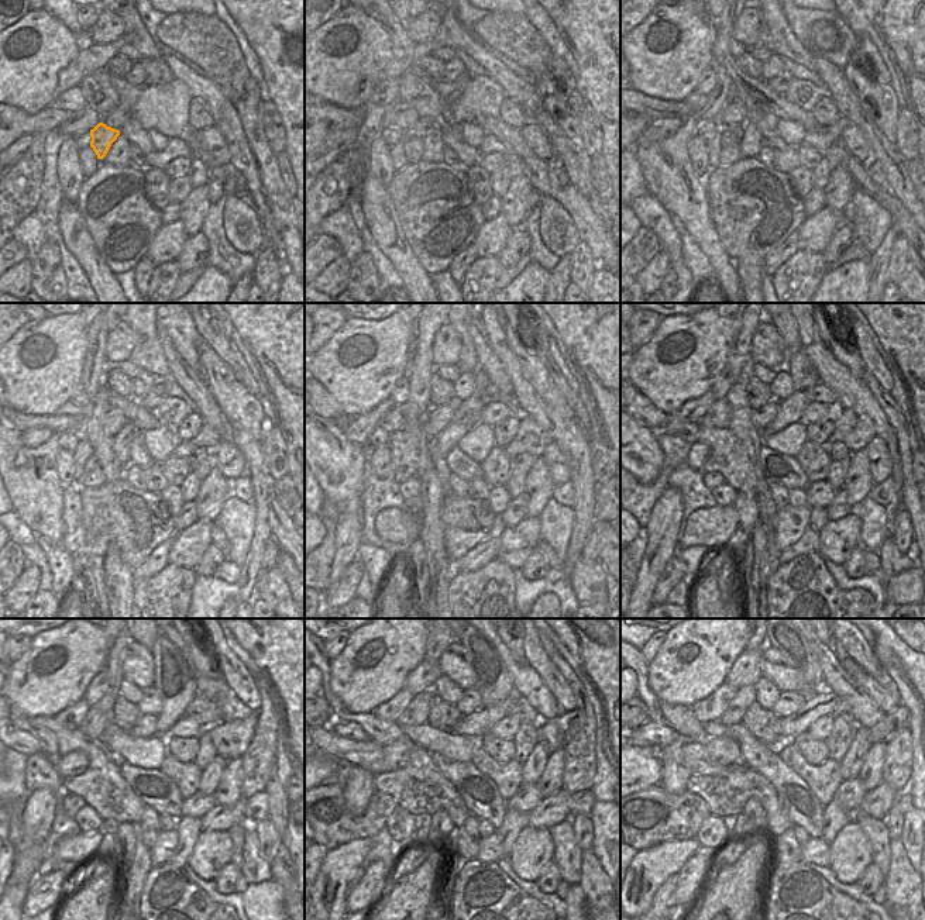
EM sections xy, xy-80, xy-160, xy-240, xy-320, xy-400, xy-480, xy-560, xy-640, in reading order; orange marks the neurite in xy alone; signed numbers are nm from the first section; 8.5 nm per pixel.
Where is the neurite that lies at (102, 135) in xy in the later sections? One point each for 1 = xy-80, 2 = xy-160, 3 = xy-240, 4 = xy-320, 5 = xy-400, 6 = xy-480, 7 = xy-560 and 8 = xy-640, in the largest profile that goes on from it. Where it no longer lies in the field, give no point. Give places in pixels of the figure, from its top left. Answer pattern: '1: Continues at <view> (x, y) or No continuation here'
1: Continues at xy-80 (413, 147)
2: Continues at xy-160 (729, 155)
3: Continues at xy-240 (95, 478)
4: Continues at xy-320 (409, 489)
5: Continues at xy-400 (724, 495)
6: Continues at xy-480 (86, 817)
7: Continues at xy-560 (401, 826)
8: Continues at xy-640 (712, 834)

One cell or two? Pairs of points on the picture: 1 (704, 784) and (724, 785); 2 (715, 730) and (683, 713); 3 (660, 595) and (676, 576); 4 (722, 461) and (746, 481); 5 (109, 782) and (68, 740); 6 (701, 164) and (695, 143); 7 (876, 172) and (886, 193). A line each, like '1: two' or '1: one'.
1: one
2: two
3: one
4: one
5: one
6: one
7: two

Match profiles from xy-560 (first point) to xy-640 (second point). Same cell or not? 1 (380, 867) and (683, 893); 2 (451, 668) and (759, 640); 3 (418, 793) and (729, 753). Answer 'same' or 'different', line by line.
1: same
2: different
3: different

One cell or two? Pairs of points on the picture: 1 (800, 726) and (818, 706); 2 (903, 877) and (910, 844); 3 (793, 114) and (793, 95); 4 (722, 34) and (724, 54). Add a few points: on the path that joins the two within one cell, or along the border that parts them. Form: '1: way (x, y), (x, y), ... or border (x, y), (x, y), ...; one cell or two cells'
1: way (803, 722), (814, 710); one cell
2: border (900, 838), (910, 864); two cells
3: border (783, 96), (811, 113); two cells
4: border (732, 42), (715, 45); two cells

